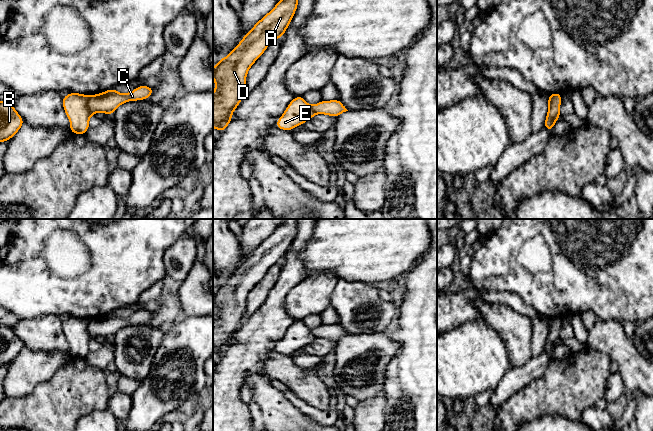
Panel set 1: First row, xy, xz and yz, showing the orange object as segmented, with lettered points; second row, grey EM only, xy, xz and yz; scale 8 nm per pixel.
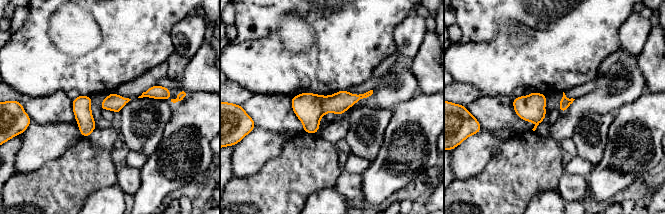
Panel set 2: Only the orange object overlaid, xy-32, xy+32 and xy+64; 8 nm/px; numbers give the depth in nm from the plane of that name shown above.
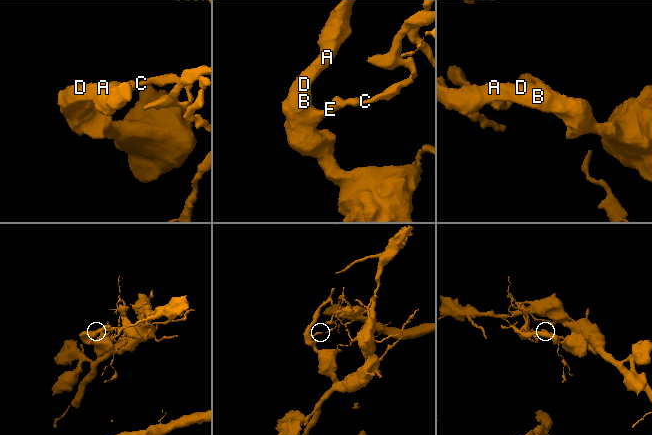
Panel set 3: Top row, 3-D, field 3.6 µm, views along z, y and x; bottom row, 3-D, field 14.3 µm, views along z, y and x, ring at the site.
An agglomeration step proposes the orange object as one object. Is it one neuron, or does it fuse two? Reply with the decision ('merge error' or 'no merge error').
merge error

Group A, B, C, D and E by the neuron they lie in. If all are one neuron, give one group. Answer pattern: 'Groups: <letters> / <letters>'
Groups: A B D E / C

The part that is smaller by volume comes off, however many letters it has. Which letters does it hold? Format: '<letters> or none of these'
C

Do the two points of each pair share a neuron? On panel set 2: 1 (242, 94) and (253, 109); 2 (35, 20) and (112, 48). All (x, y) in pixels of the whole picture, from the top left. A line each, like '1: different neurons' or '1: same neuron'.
1: different neurons
2: same neuron

